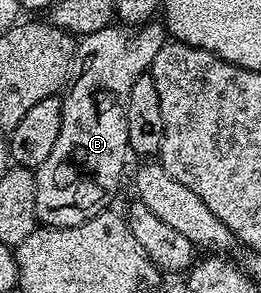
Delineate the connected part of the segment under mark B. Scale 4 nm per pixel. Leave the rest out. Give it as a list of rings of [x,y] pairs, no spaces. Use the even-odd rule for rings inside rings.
[[[152,19],[146,25],[135,27],[109,27],[102,31],[83,34],[76,41],[76,54],[72,60],[72,71],[68,75],[68,84],[62,90],[62,131],[58,131],[58,140],[54,142],[54,148],[50,150],[50,156],[46,163],[42,163],[36,170],[36,219],[41,226],[49,225],[50,227],[78,227],[78,223],[86,223],[90,219],[97,217],[99,213],[105,212],[112,201],[112,196],[116,193],[116,188],[120,185],[120,176],[124,173],[124,160],[130,157],[128,147],[128,132],[126,131],[126,111],[130,103],[130,87],[139,77],[145,76],[151,70],[154,63],[154,55],[162,51],[166,43],[166,29],[159,20]]]

